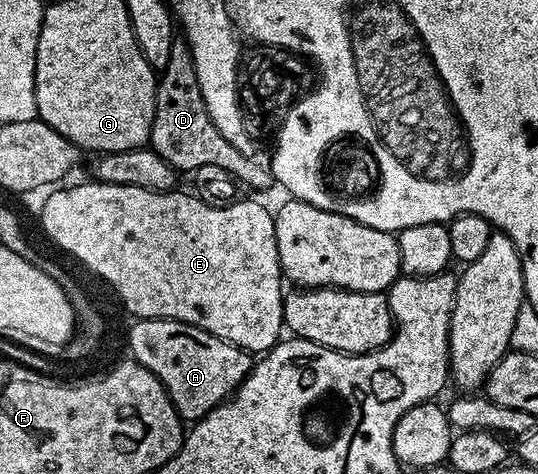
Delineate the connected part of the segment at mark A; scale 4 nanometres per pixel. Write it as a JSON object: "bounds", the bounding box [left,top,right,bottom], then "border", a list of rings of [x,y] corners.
{"bounds":[128,320,254,422],"border":[[[141,320],[128,332],[131,359],[150,370],[162,382],[176,413],[185,422],[195,422],[214,410],[248,377],[254,360],[242,348],[177,320]]]}

